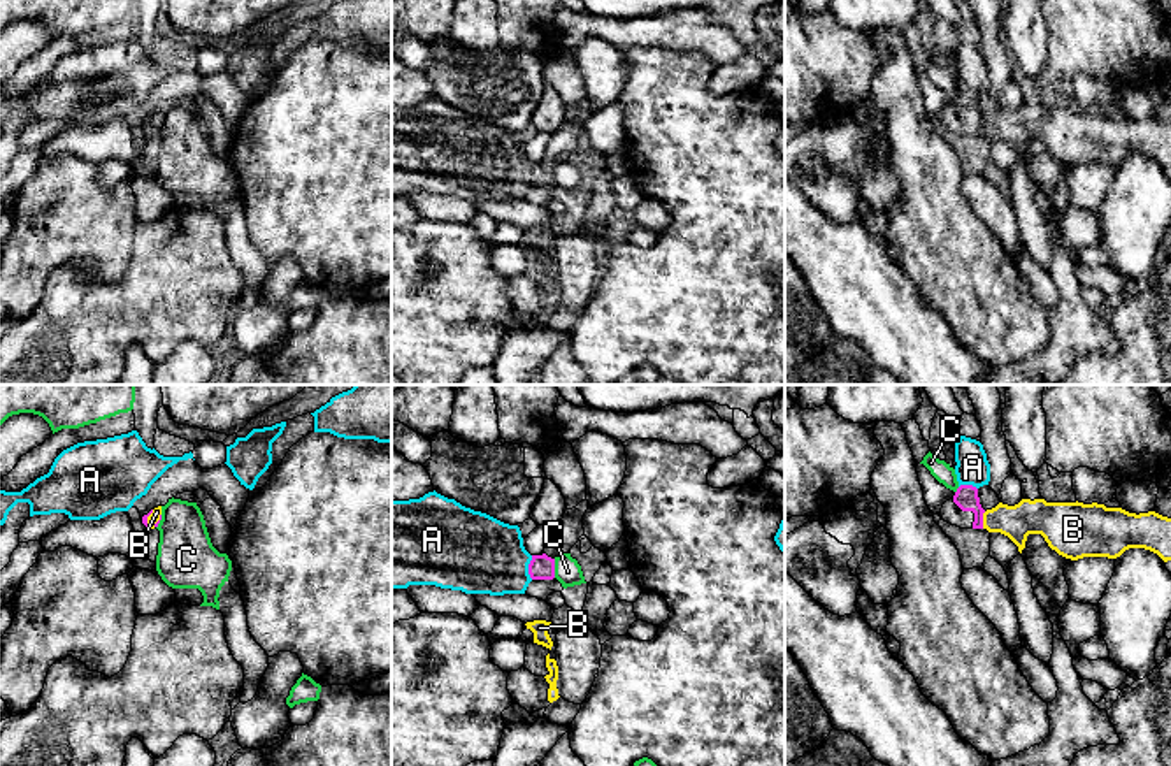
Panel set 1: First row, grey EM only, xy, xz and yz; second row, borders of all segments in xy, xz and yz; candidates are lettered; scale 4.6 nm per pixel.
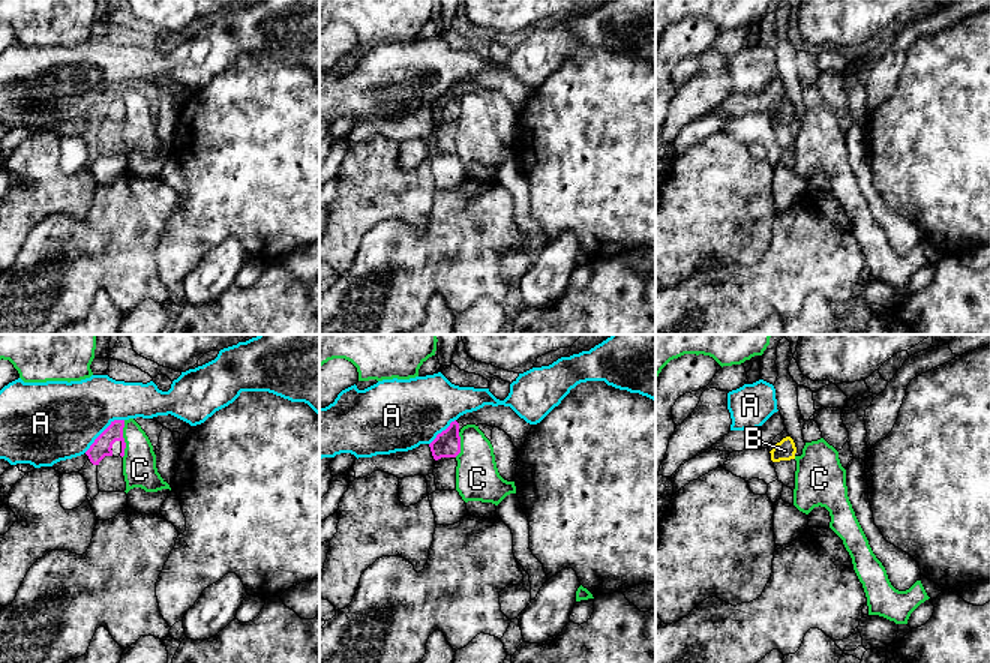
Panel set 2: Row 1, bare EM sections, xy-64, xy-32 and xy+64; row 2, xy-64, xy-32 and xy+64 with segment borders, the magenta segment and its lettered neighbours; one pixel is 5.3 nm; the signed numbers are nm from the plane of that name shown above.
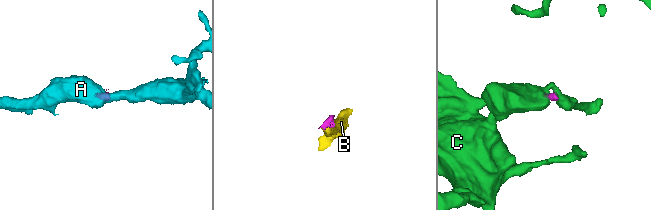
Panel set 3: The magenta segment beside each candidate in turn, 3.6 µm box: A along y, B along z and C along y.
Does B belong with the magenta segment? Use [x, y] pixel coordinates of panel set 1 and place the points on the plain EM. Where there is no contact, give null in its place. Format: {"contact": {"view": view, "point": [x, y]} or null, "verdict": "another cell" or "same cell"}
{"contact": {"view": "yz", "point": [982, 127]}, "verdict": "same cell"}

